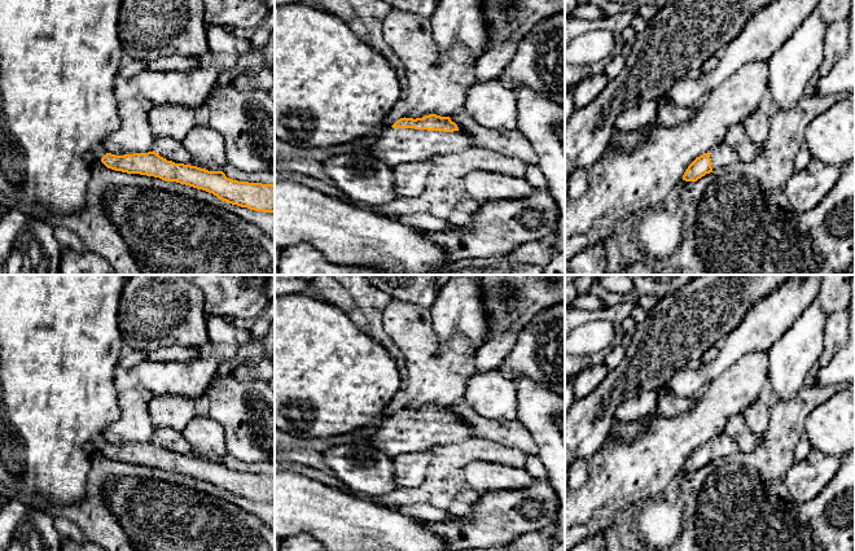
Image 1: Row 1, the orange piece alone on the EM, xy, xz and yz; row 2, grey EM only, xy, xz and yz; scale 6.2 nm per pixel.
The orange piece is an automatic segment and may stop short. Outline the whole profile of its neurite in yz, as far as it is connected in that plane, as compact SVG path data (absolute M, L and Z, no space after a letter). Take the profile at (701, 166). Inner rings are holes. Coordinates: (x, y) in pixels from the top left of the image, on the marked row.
M720 143L710 152L697 157L685 170L683 180L697 182L706 174L715 172L722 169L729 169L738 161L738 154L728 144Z

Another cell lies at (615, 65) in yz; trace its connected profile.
M619 54L619 56L611 58L611 60L608 62L604 75L605 75L609 80L611 80L611 79L614 79L617 75L621 74L621 71L623 70L624 65L626 65L626 58L624 58L622 54Z

